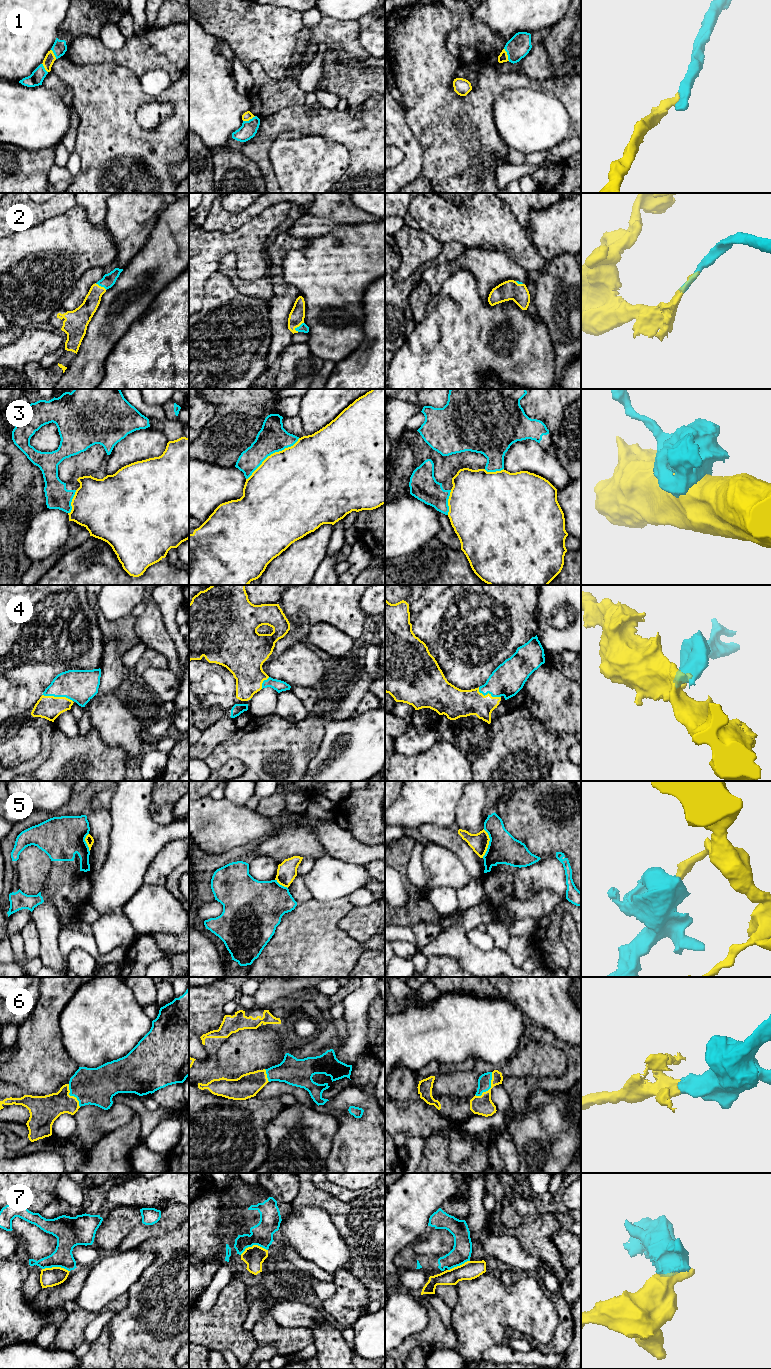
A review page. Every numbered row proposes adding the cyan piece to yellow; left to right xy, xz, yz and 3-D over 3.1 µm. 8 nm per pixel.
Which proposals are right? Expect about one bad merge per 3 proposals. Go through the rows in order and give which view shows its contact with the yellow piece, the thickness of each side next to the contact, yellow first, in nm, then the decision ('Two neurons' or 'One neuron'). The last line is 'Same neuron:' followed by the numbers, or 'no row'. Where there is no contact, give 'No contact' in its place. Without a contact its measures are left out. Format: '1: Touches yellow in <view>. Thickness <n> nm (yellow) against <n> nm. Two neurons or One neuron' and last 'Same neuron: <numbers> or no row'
1: Touches yellow in xz. Thickness 70 nm (yellow) against 130 nm. One neuron
2: Touches yellow in xz. Thickness 130 nm (yellow) against 70 nm. One neuron
3: Touches yellow in xz. Thickness 500 nm (yellow) against 240 nm. Two neurons
4: Touches yellow in xy. Thickness 190 nm (yellow) against 260 nm. One neuron
5: Touches yellow in yz. Thickness 150 nm (yellow) against 240 nm. Two neurons
6: Touches yellow in yz. Thickness 160 nm (yellow) against 110 nm. One neuron
7: Touches yellow in xz. Thickness 170 nm (yellow) against 180 nm. Two neurons
Same neuron: 1, 2, 4, 6

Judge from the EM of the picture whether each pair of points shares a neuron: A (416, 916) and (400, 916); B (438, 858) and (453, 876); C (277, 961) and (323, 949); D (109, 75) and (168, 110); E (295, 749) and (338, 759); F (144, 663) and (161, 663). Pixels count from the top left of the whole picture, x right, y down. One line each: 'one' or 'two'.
A: one
B: one
C: one
D: two
E: two
F: one

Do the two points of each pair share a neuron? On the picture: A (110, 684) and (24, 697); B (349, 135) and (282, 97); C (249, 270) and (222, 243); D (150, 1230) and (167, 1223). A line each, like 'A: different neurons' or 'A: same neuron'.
A: different neurons
B: different neurons
C: same neuron
D: same neuron

